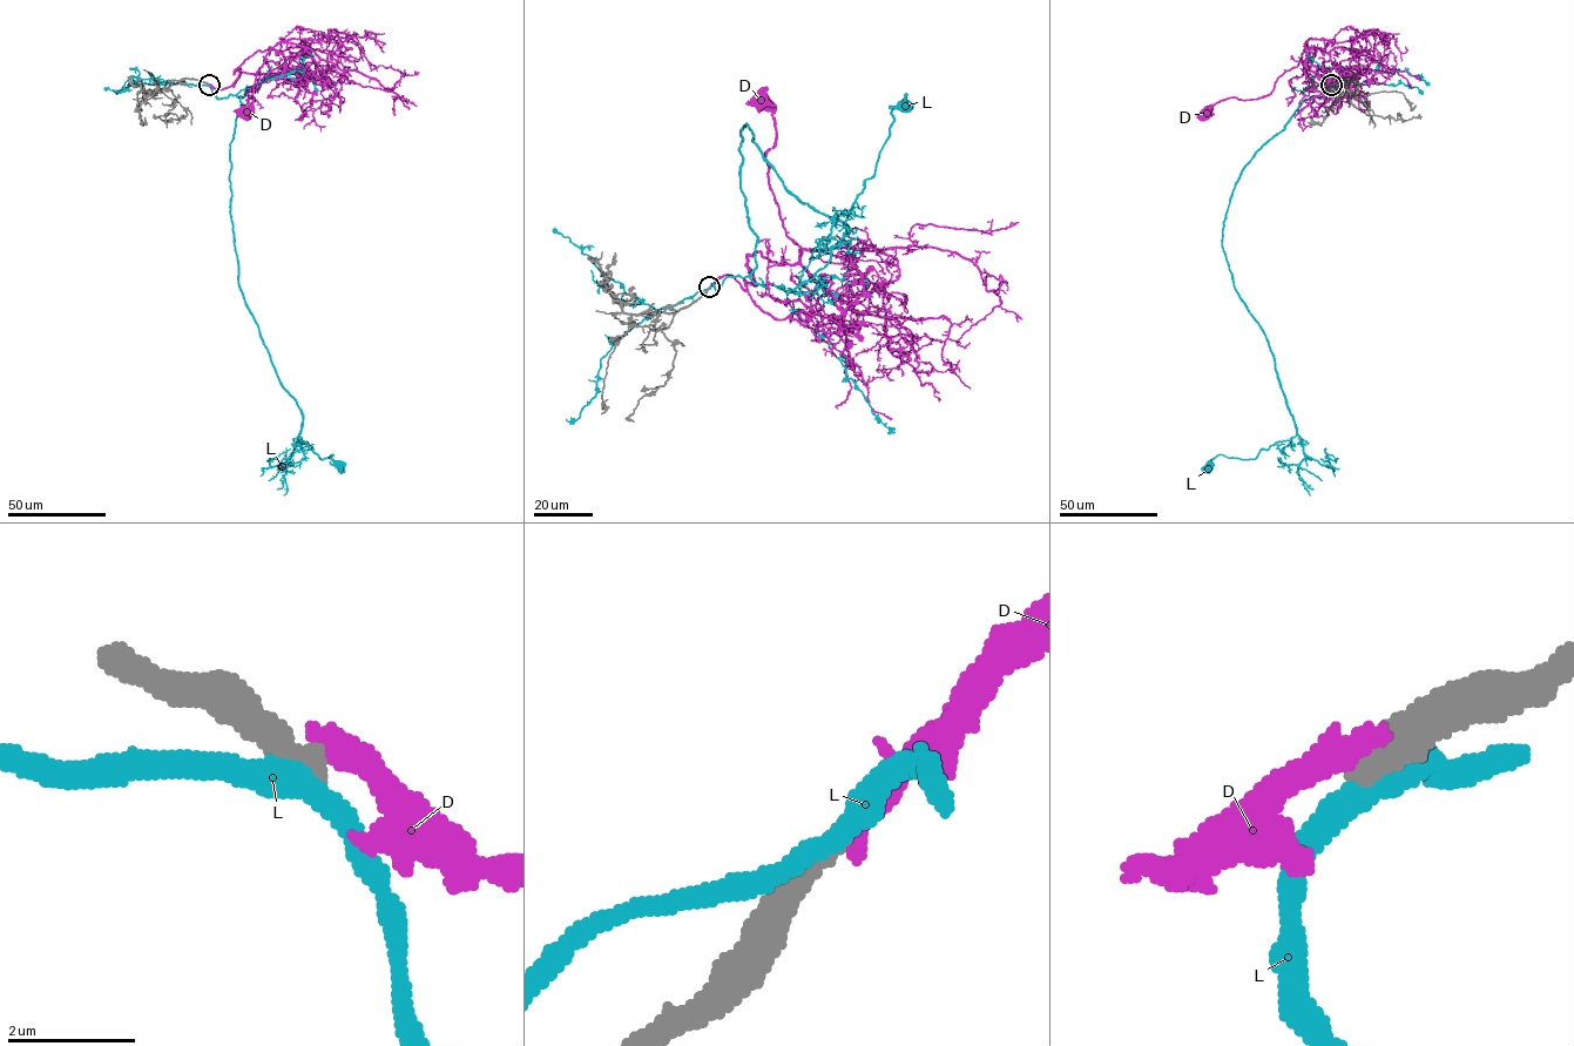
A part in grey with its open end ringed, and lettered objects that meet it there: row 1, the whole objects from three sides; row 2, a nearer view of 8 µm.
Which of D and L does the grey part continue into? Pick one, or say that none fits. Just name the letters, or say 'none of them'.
none of them

